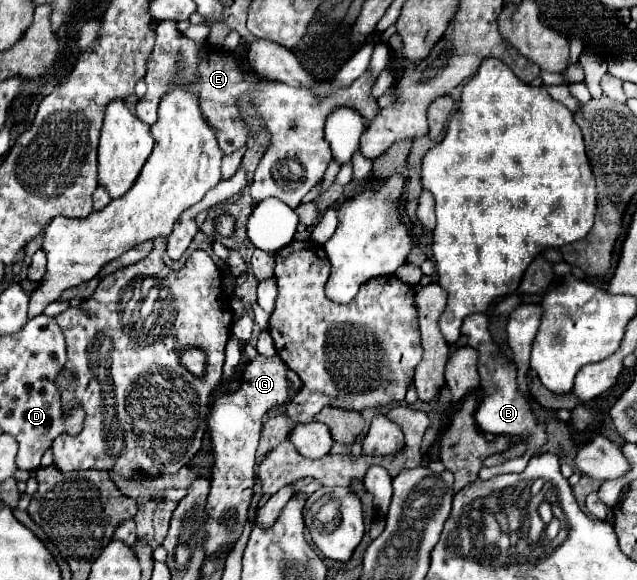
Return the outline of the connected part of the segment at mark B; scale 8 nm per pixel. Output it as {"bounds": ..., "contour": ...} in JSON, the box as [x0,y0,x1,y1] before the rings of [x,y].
{"bounds":[461,313,547,479],"contour":[[[487,313],[469,315],[463,321],[461,333],[467,337],[467,345],[477,349],[477,353],[479,353],[477,369],[479,369],[481,395],[479,395],[479,405],[477,405],[477,411],[474,414],[477,426],[483,432],[493,435],[507,434],[510,437],[516,437],[517,440],[522,440],[522,442],[527,441],[529,444],[521,457],[507,459],[493,467],[483,467],[479,473],[479,479],[491,479],[491,477],[503,475],[503,473],[521,473],[527,467],[529,459],[545,445],[545,441],[547,441],[545,425],[535,419],[527,395],[523,395],[517,387],[517,365],[507,361],[507,357],[499,357],[501,349],[493,343],[491,333],[489,333],[489,315]]]}

